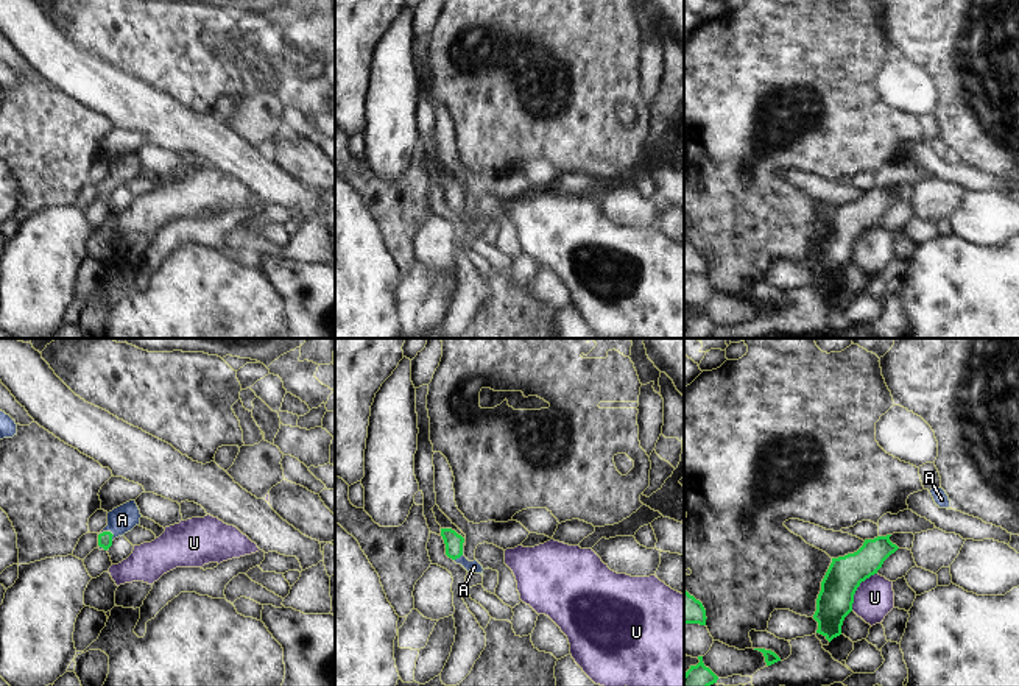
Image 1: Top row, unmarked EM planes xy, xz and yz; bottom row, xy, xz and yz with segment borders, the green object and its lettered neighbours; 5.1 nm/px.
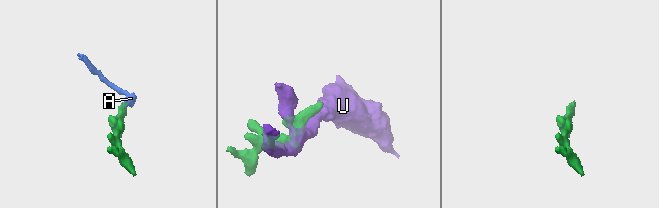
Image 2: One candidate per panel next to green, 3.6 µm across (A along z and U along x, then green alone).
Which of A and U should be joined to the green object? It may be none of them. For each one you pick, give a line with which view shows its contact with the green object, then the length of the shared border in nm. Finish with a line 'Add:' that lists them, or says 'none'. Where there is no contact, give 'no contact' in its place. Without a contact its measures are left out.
A: meets green in xz; contact 120 nm long
Add: A

